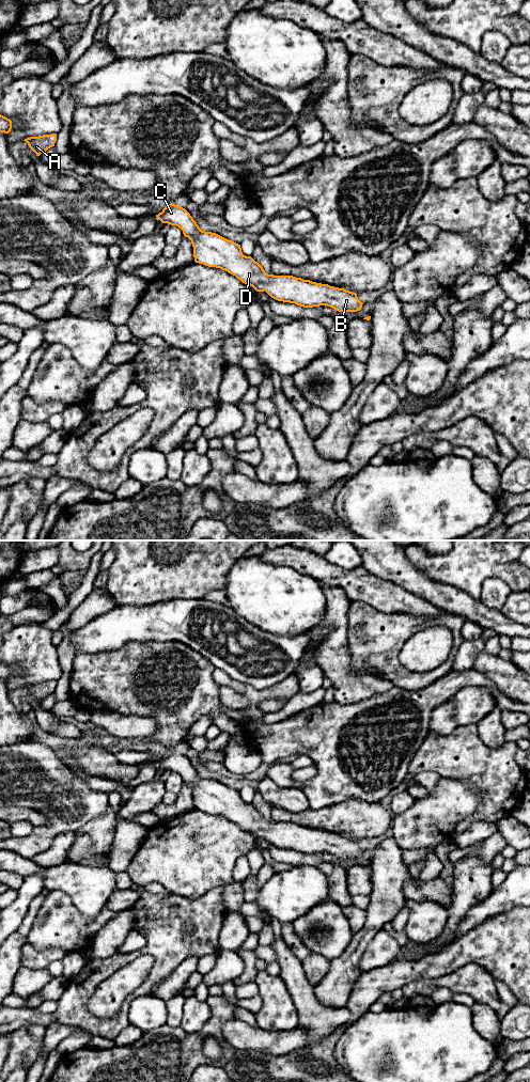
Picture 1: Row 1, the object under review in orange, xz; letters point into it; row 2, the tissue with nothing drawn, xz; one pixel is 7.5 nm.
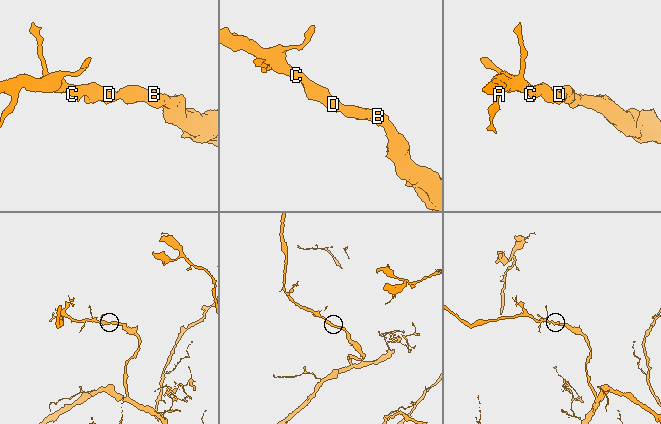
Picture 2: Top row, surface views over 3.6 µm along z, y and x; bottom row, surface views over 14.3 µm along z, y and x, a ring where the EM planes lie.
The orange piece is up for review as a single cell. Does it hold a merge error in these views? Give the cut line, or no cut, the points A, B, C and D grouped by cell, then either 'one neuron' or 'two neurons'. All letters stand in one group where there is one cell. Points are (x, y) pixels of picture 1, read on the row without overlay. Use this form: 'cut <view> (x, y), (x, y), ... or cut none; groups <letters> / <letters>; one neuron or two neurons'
cut none; groups A B C D; one neuron

